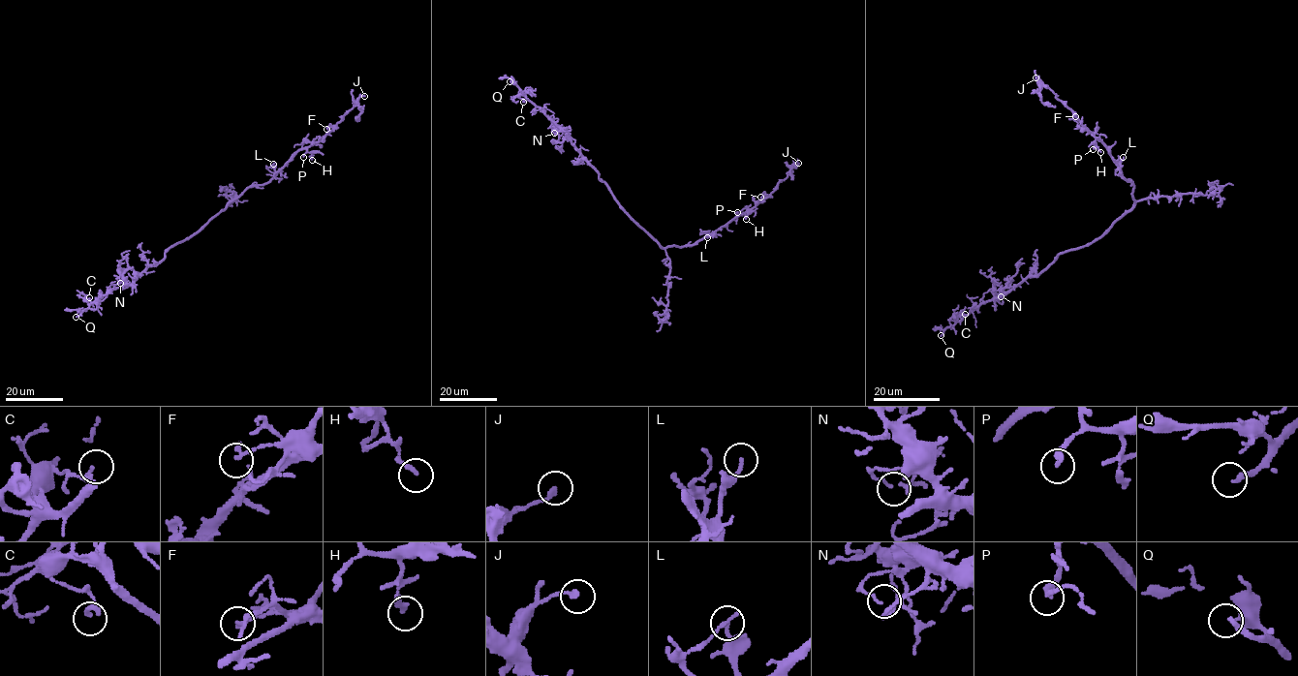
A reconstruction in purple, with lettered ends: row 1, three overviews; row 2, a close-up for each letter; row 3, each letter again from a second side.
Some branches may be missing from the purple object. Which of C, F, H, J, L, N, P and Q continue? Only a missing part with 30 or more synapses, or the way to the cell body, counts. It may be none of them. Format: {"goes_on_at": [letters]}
{"goes_on_at": ["Q"]}

